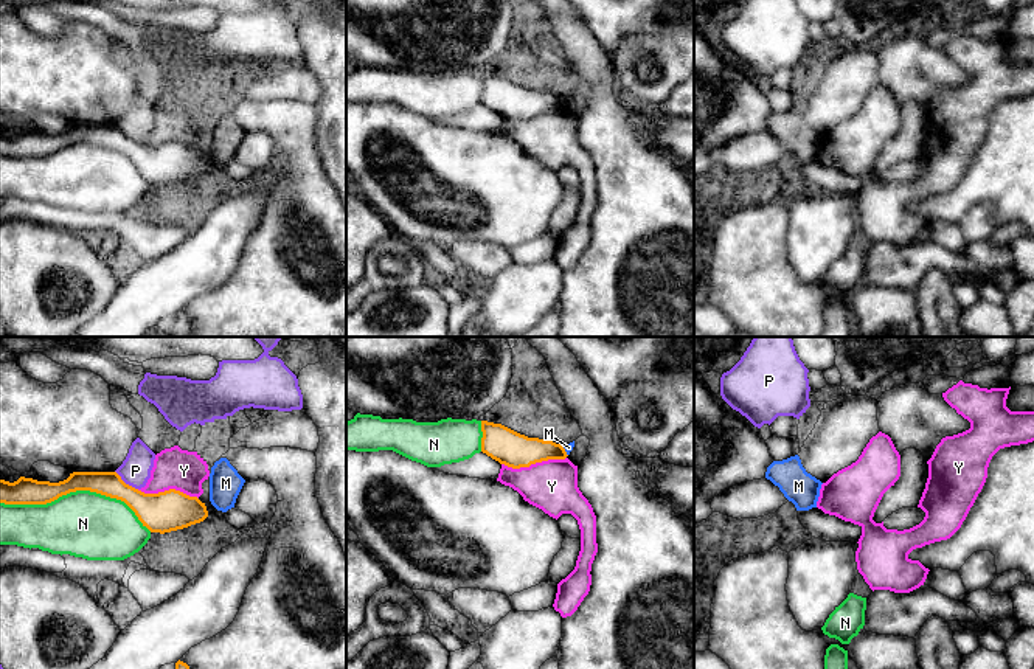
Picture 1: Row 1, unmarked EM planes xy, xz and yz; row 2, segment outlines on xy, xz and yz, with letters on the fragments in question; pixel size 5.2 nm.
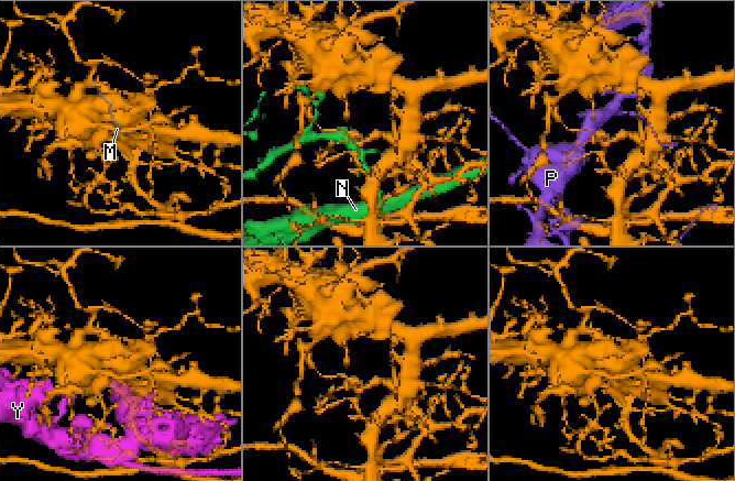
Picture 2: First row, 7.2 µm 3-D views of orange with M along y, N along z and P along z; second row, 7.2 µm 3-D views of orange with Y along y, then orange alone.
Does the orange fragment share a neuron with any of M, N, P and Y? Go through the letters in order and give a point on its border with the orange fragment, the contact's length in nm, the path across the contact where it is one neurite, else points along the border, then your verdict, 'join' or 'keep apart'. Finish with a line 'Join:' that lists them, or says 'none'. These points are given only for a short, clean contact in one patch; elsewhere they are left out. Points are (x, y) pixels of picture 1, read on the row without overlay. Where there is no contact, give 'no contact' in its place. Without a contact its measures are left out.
M: meets orange in xz at (564, 103); contact 60 nm long; border along xz (562, 98), (567, 107); keep apart
N: meets orange in xy at (76, 142); contact 800 nm long; keep apart
P: meets orange in xy at (124, 135); contact 160 nm long; keep apart
Y: meets orange in xz at (533, 115); contact 340 nm long; keep apart
Join: none

